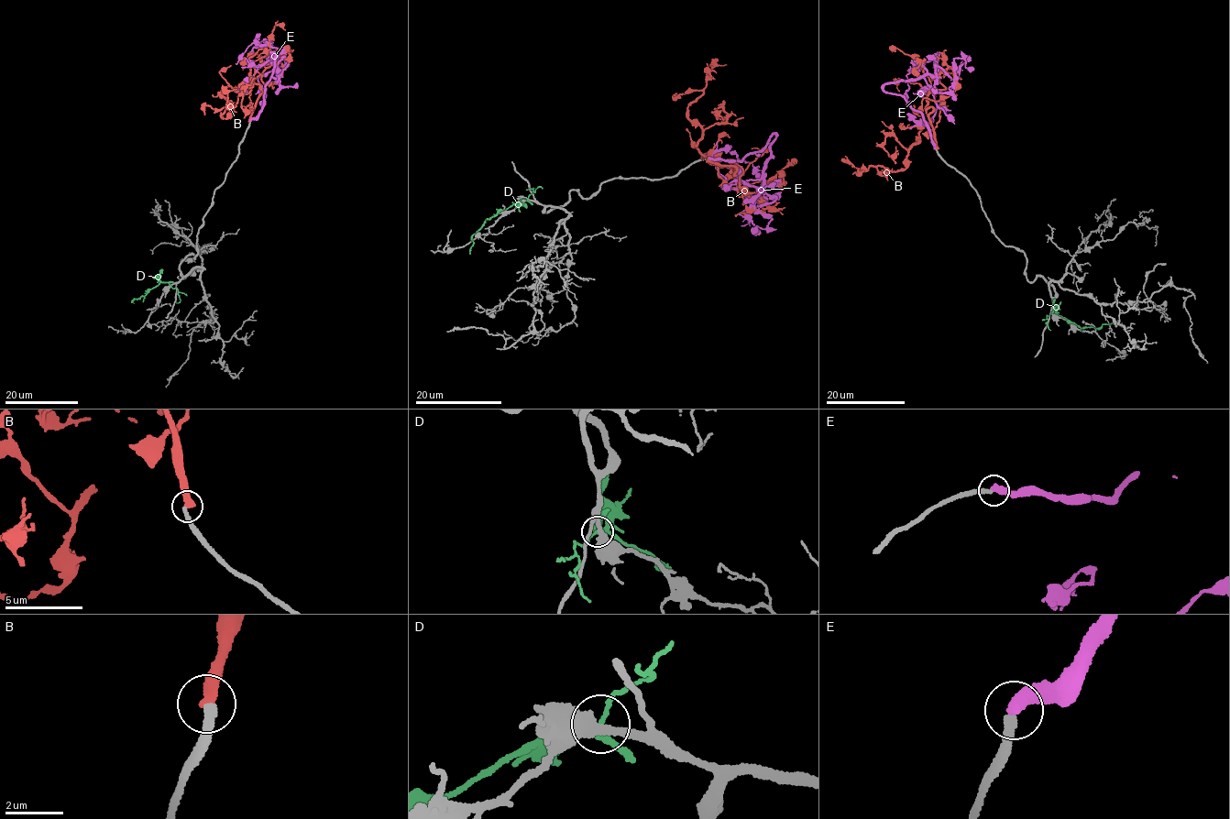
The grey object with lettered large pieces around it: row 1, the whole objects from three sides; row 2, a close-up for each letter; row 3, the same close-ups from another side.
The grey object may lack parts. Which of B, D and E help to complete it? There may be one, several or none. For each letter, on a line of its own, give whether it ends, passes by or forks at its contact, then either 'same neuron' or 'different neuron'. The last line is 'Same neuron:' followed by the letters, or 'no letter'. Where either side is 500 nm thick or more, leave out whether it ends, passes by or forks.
B: it ends there; different neuron
D: it forks there; different neuron
E: it ends there; different neuron
Same neuron: no letter

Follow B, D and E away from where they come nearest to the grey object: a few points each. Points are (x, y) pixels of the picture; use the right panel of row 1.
B: (937, 148), (931, 107), (926, 111), (931, 125), (922, 125), (904, 169), (857, 169), (845, 157)
D: (1052, 312), (1081, 328), (1097, 328), (1113, 323)
E: (935, 147), (924, 115), (883, 85), (936, 76), (938, 65), (954, 79), (958, 58), (974, 69)

